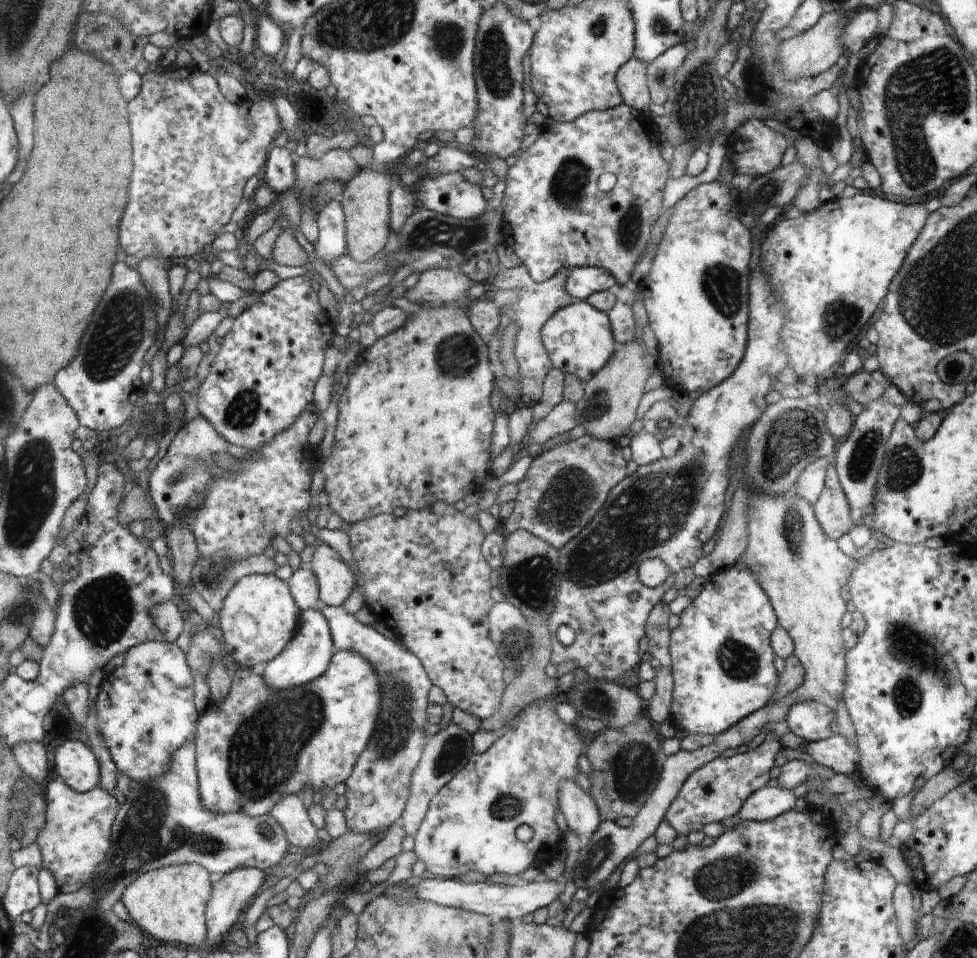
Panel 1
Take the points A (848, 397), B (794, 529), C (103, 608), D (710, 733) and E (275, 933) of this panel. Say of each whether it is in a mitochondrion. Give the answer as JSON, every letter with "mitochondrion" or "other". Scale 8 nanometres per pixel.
{"A":"other","B":"mitochondrion","C":"mitochondrion","D":"other","E":"other"}

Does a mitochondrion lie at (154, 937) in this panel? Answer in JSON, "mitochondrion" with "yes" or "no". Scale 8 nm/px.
{"mitochondrion":"no"}

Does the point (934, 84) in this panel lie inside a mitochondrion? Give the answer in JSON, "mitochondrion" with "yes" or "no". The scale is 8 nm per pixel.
{"mitochondrion":"yes"}

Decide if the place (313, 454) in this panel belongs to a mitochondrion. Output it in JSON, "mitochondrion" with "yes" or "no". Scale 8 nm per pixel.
{"mitochondrion":"no"}

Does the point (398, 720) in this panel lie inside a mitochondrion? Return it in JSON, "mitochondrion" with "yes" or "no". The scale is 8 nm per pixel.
{"mitochondrion":"yes"}

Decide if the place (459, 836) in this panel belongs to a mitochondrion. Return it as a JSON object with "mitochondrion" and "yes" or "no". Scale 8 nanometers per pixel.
{"mitochondrion":"no"}

